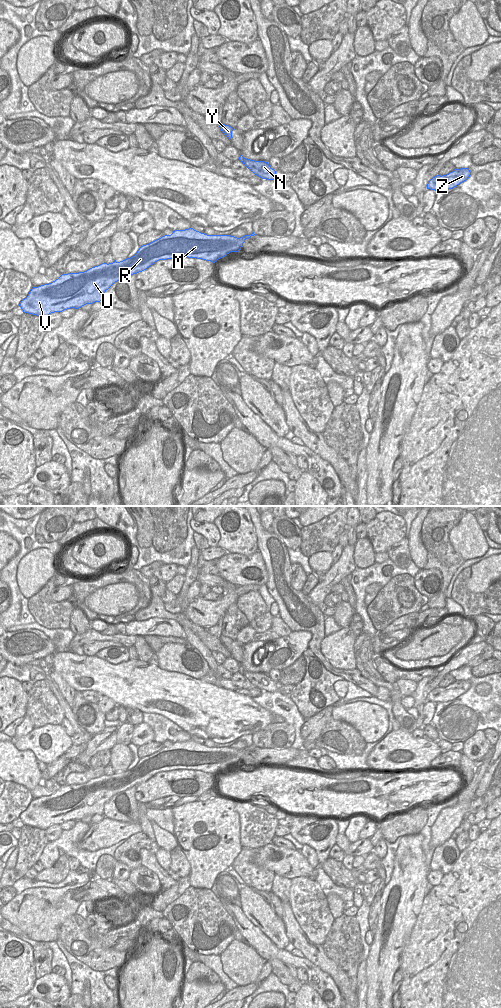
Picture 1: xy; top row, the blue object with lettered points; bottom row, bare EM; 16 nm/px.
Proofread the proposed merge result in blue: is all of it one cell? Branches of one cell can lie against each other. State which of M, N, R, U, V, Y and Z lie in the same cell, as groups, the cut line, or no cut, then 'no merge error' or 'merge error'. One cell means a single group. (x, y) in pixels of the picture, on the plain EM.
M N R U V Y Z; no cut; no merge error

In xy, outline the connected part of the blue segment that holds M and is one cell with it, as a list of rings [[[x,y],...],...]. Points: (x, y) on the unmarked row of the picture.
[[[191,739],[185,742],[175,742],[171,747],[162,748],[149,756],[141,758],[131,770],[120,774],[115,772],[109,776],[102,775],[84,784],[62,786],[52,795],[33,799],[28,808],[20,814],[19,818],[24,825],[43,830],[54,824],[59,825],[70,820],[79,821],[86,816],[103,813],[104,805],[115,794],[142,784],[159,772],[188,769],[215,775],[230,764],[241,762],[245,752],[254,747],[256,746],[253,744],[250,747],[237,750],[230,747],[207,747]]]

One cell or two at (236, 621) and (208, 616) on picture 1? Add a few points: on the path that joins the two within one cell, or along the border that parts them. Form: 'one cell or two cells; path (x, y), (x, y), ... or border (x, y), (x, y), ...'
two cells; border (235, 601), (228, 607), (222, 617)

